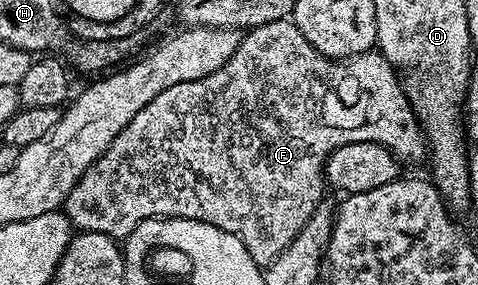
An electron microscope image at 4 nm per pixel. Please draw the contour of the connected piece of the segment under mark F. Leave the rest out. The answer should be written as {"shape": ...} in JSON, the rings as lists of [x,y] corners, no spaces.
{"shape":[[[285,17],[278,21],[270,21],[261,27],[251,28],[241,38],[238,49],[226,61],[226,65],[222,65],[222,69],[198,81],[170,85],[170,89],[158,93],[158,97],[154,97],[154,101],[150,101],[150,105],[146,105],[146,109],[142,109],[142,113],[138,113],[138,117],[134,117],[134,121],[130,121],[130,125],[126,125],[122,133],[118,133],[118,137],[114,137],[106,153],[102,153],[102,157],[98,157],[98,161],[94,161],[94,165],[90,165],[90,169],[82,173],[78,185],[70,189],[62,210],[77,232],[106,233],[111,239],[117,241],[127,239],[129,233],[147,219],[206,221],[206,225],[214,225],[218,229],[226,229],[226,233],[237,235],[242,245],[246,245],[246,253],[250,253],[257,267],[267,269],[278,257],[278,253],[282,253],[282,249],[286,249],[286,245],[290,245],[290,241],[298,237],[306,221],[310,221],[314,210],[312,194],[315,193],[316,186],[324,179],[324,162],[328,159],[328,154],[342,145],[358,141],[382,145],[404,165],[416,163],[420,158],[422,160],[425,158],[424,133],[420,130],[420,124],[416,121],[408,95],[404,92],[401,76],[392,66],[391,61],[376,49],[355,55],[352,59],[333,61],[326,58],[322,53],[318,53],[318,49],[314,49],[314,45],[310,45],[310,41],[306,41],[306,37],[302,37],[302,33],[296,28],[291,18]]]}

